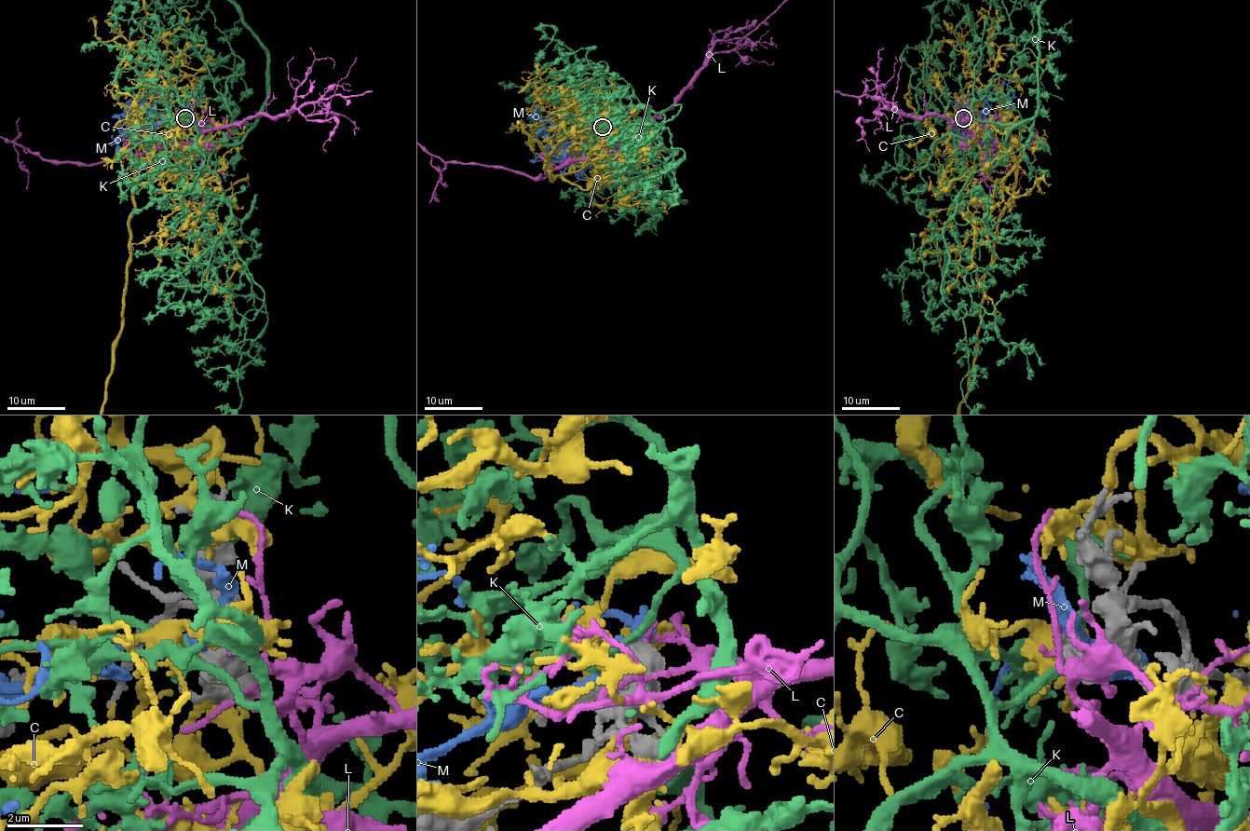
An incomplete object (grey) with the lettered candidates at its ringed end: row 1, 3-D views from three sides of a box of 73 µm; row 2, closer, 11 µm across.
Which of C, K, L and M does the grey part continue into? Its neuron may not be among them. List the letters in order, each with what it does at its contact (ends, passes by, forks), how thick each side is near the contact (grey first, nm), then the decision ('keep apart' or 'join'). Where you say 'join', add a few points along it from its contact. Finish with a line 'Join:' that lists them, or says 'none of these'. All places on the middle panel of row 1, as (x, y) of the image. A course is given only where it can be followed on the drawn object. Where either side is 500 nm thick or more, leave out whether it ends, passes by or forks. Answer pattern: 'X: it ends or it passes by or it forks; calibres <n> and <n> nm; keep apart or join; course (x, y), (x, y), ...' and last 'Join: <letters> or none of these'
C: it passes by; calibres 400 and 100 nm; keep apart
K: calibres 700 and 280 nm; join
L: it passes by; calibres 400 and 110 nm; keep apart
M: calibres 650 and 400 nm; keep apart
Join: K

